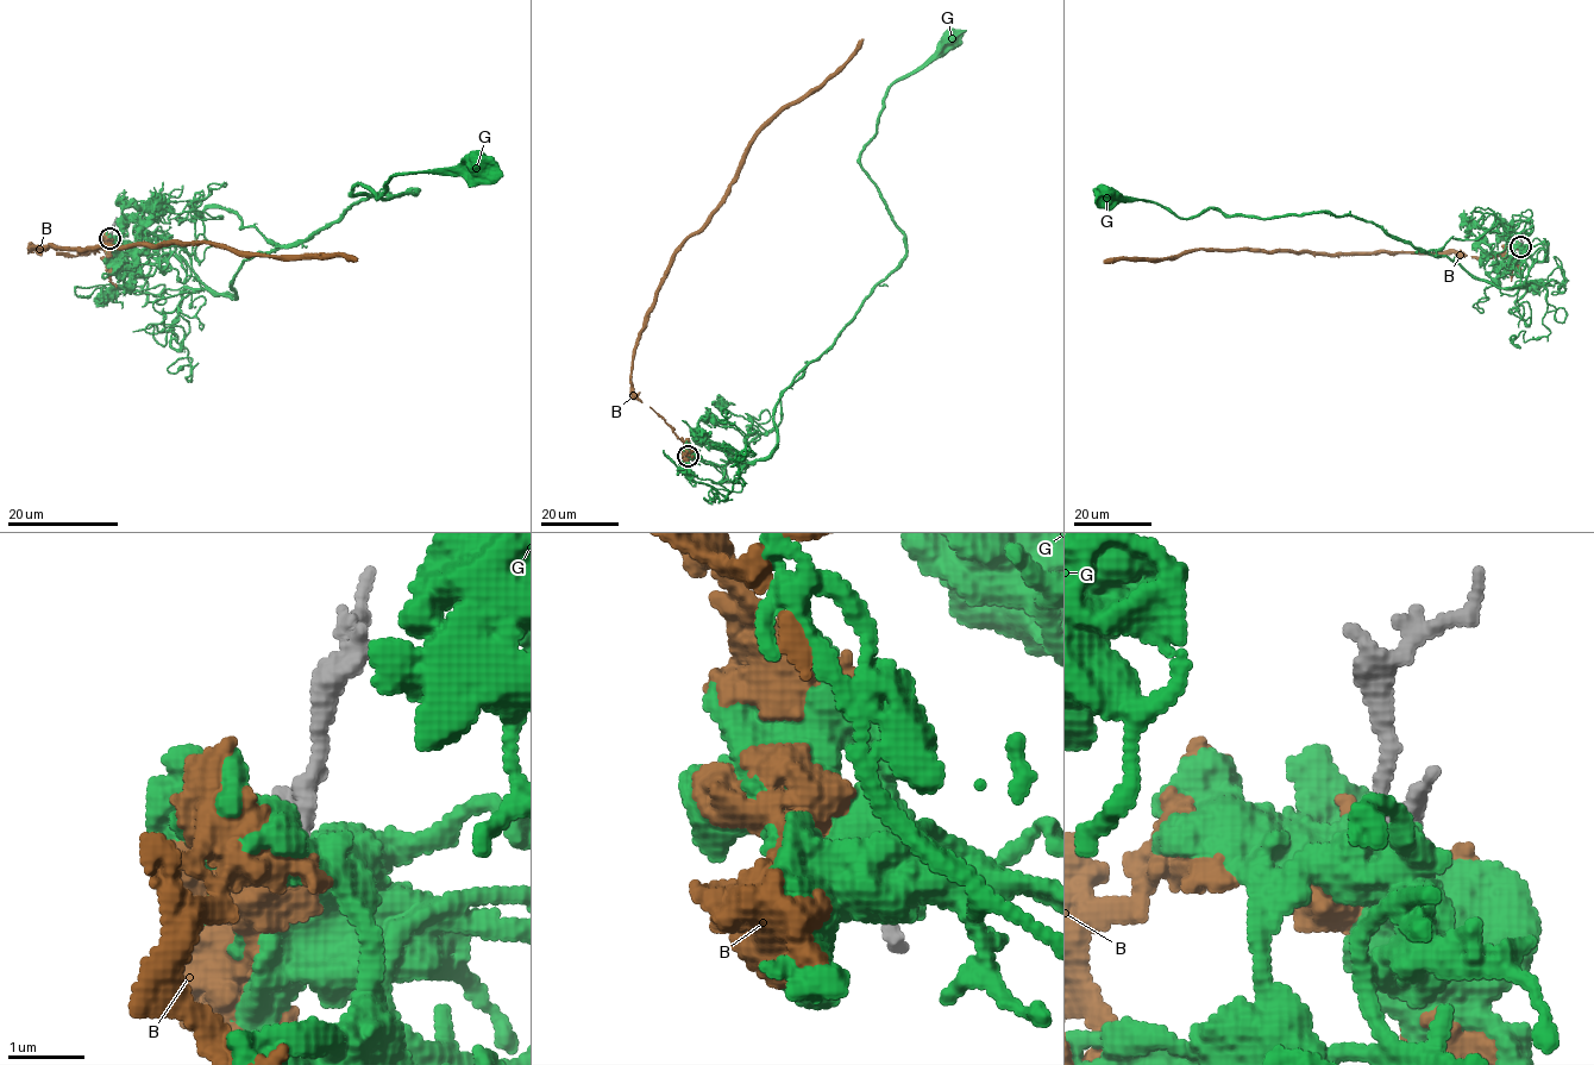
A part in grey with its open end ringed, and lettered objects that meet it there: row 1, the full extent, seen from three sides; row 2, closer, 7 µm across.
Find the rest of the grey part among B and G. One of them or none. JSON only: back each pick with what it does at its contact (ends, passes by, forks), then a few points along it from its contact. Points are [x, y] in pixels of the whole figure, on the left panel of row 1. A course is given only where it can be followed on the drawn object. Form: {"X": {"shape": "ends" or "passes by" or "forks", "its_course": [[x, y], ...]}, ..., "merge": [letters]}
{"B": {"shape": "passes by", "its_course": [[111, 238], [77, 256], [30, 248], [218, 243], [245, 252], [351, 256], [357, 261]]}, "merge": ["B"]}

